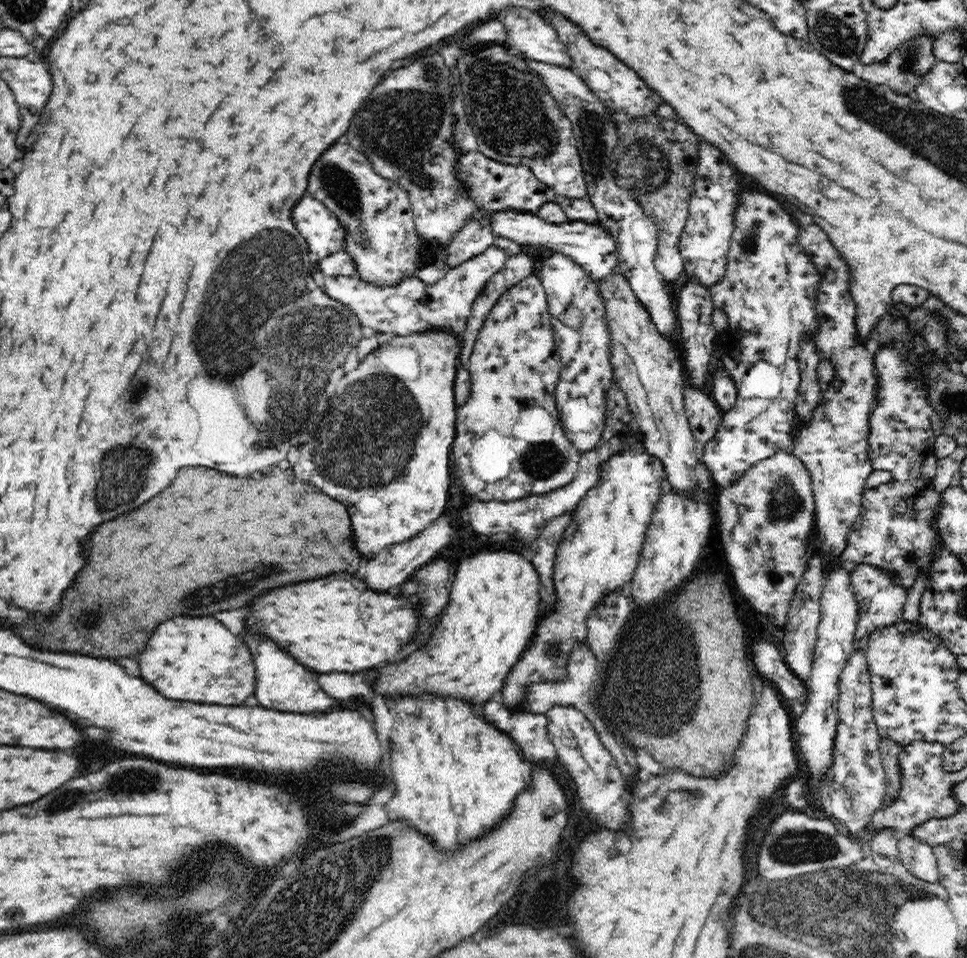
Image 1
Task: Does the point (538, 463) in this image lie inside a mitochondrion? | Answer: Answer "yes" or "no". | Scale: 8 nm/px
yes

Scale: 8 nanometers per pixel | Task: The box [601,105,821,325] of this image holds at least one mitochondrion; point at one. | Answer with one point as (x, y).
(650, 168)

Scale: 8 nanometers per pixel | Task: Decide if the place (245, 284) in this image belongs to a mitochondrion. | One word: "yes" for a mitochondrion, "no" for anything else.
yes

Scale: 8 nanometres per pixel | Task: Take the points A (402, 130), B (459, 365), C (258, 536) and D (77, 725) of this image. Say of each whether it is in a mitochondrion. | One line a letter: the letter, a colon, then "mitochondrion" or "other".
A: mitochondrion
B: other
C: other
D: other

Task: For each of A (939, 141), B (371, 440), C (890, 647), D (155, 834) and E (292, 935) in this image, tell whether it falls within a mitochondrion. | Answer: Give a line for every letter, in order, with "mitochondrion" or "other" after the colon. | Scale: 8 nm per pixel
A: mitochondrion
B: mitochondrion
C: other
D: other
E: mitochondrion

